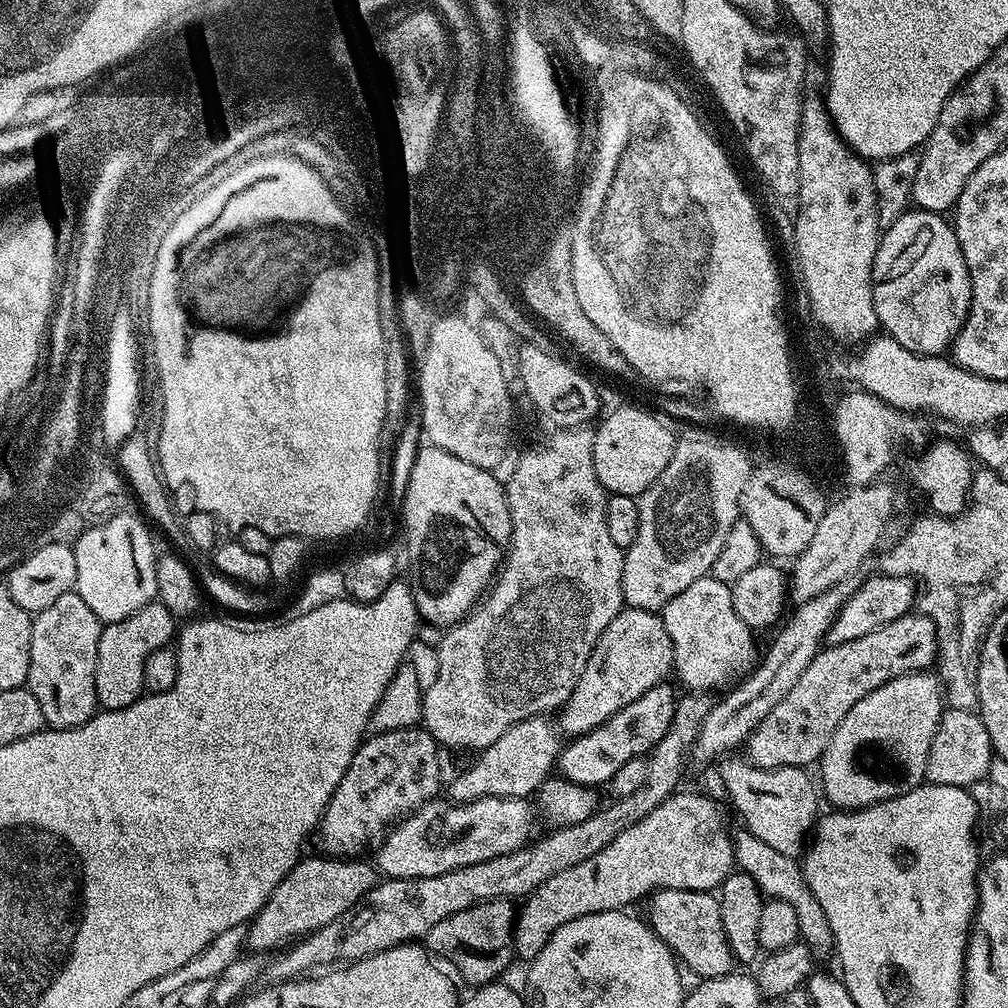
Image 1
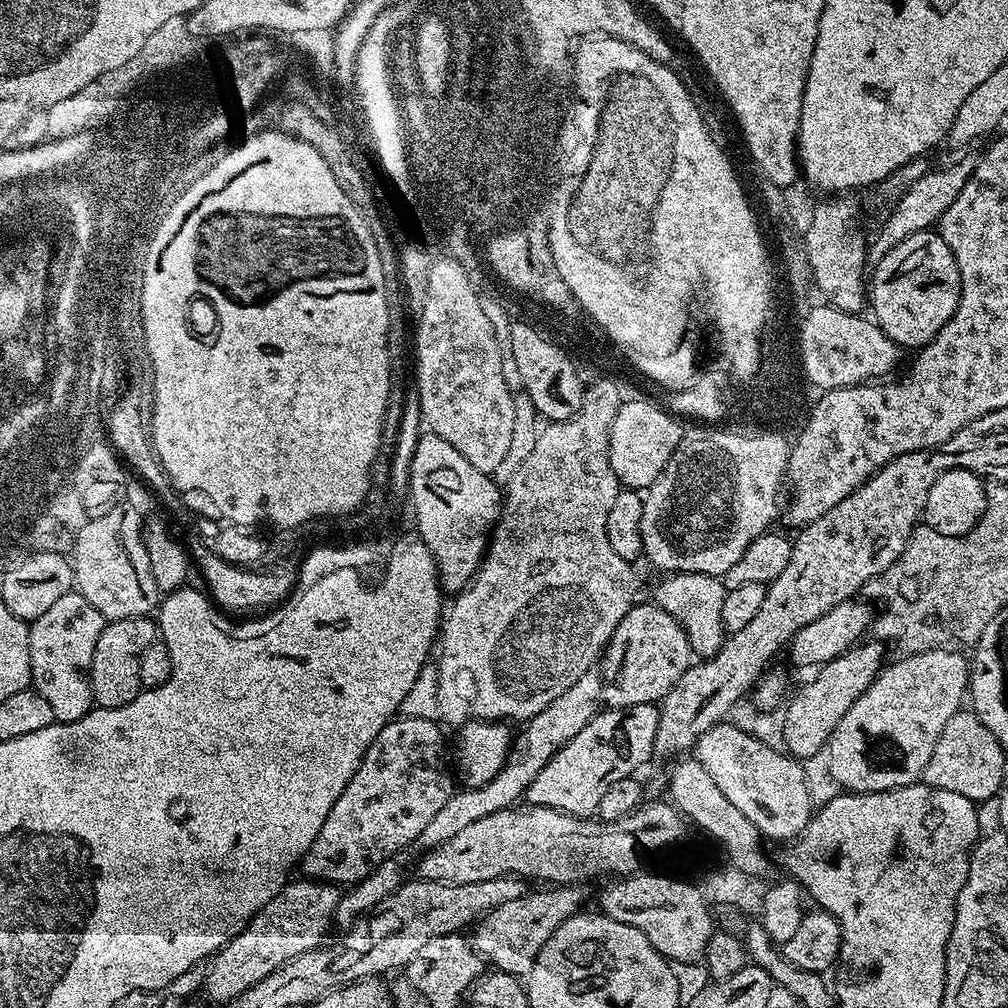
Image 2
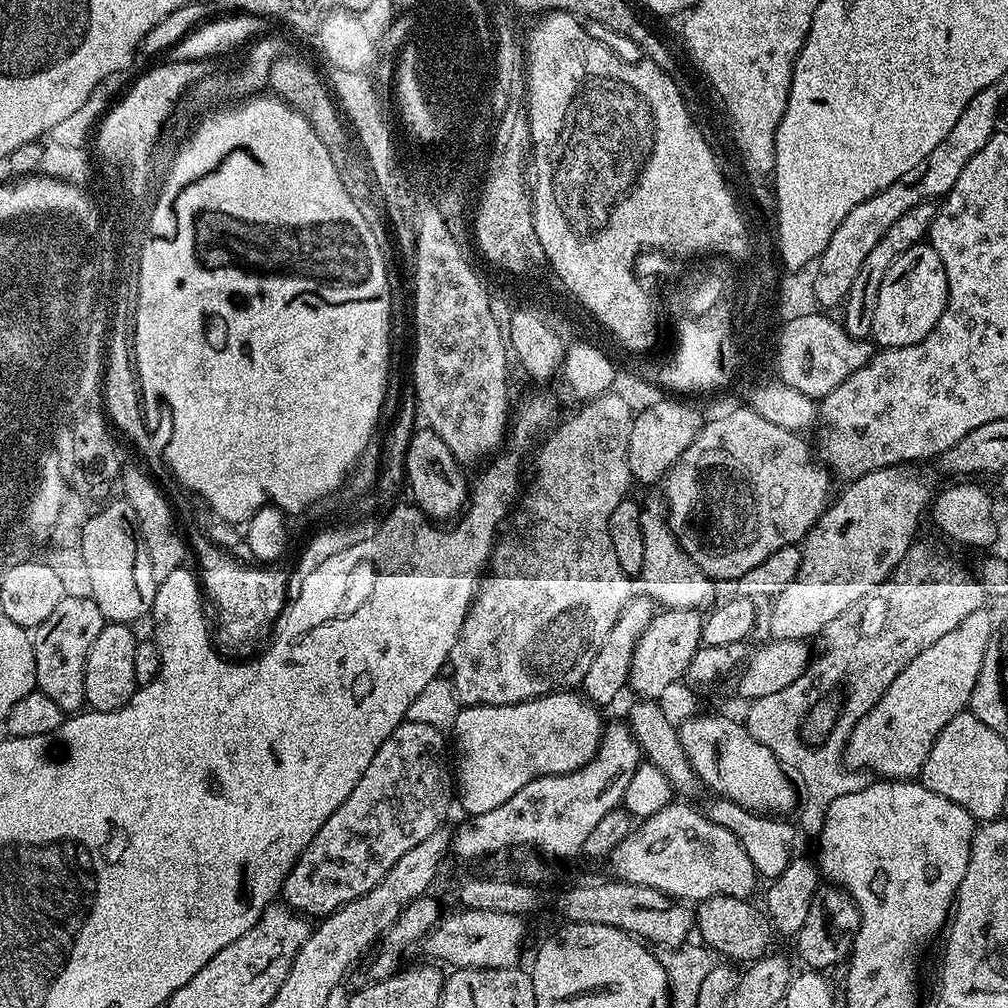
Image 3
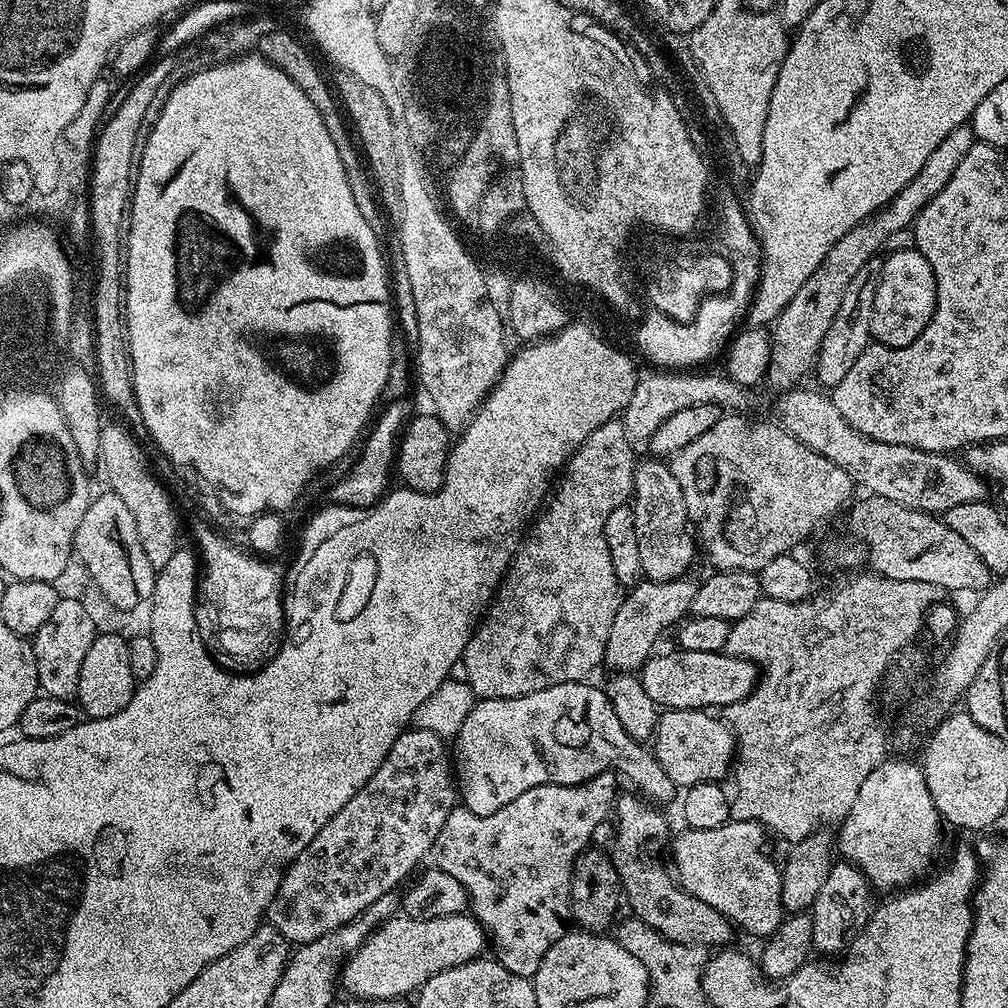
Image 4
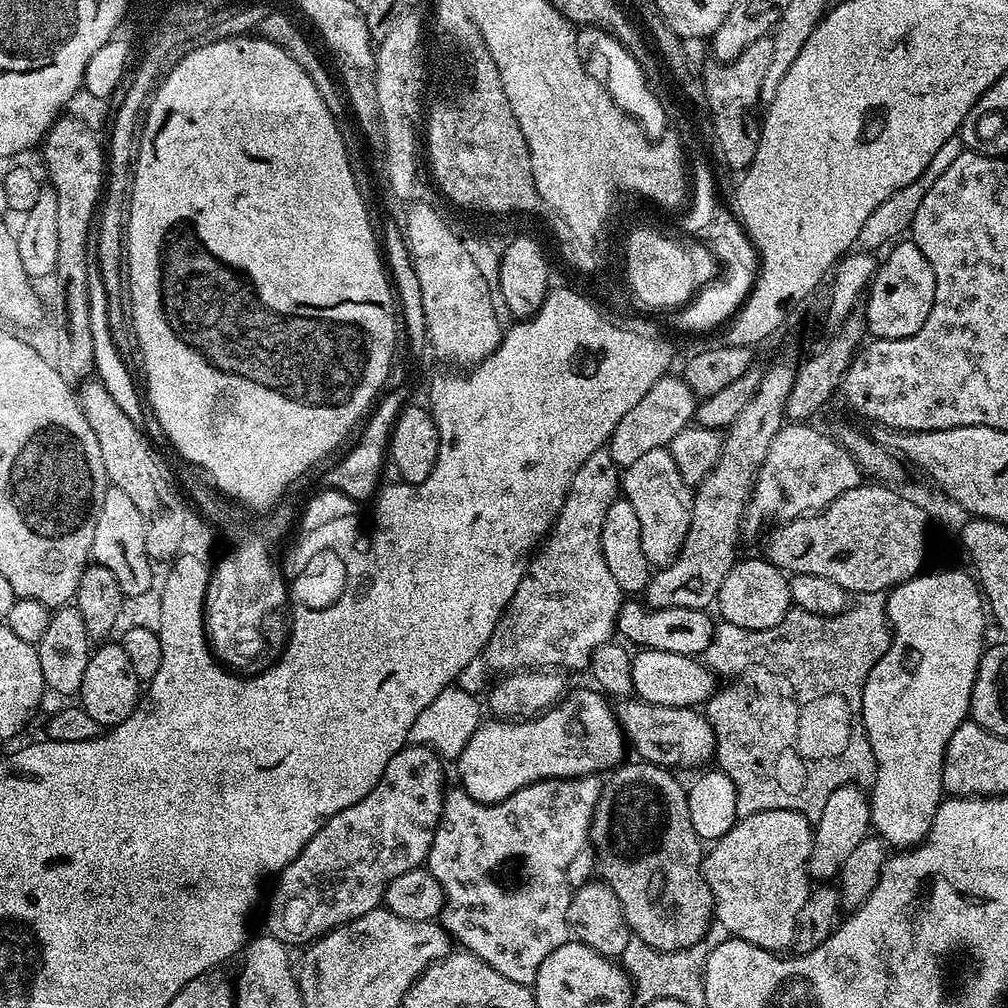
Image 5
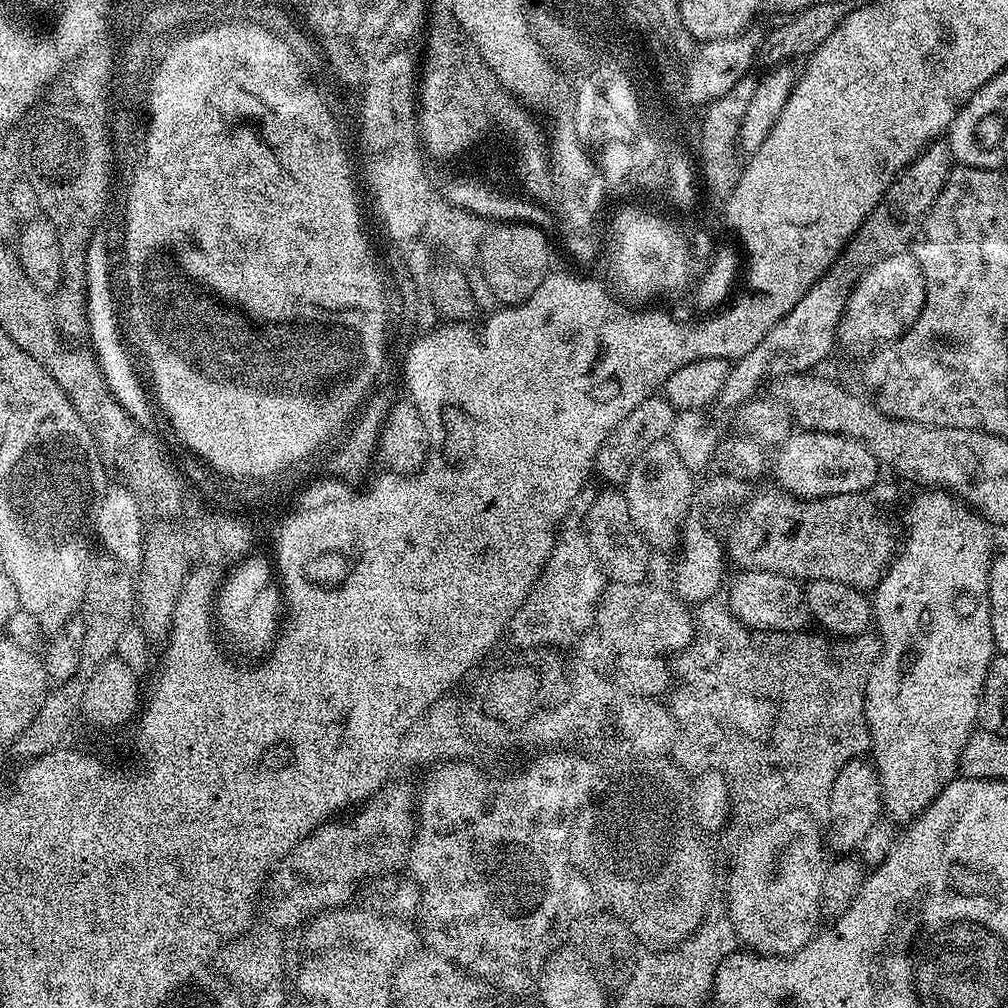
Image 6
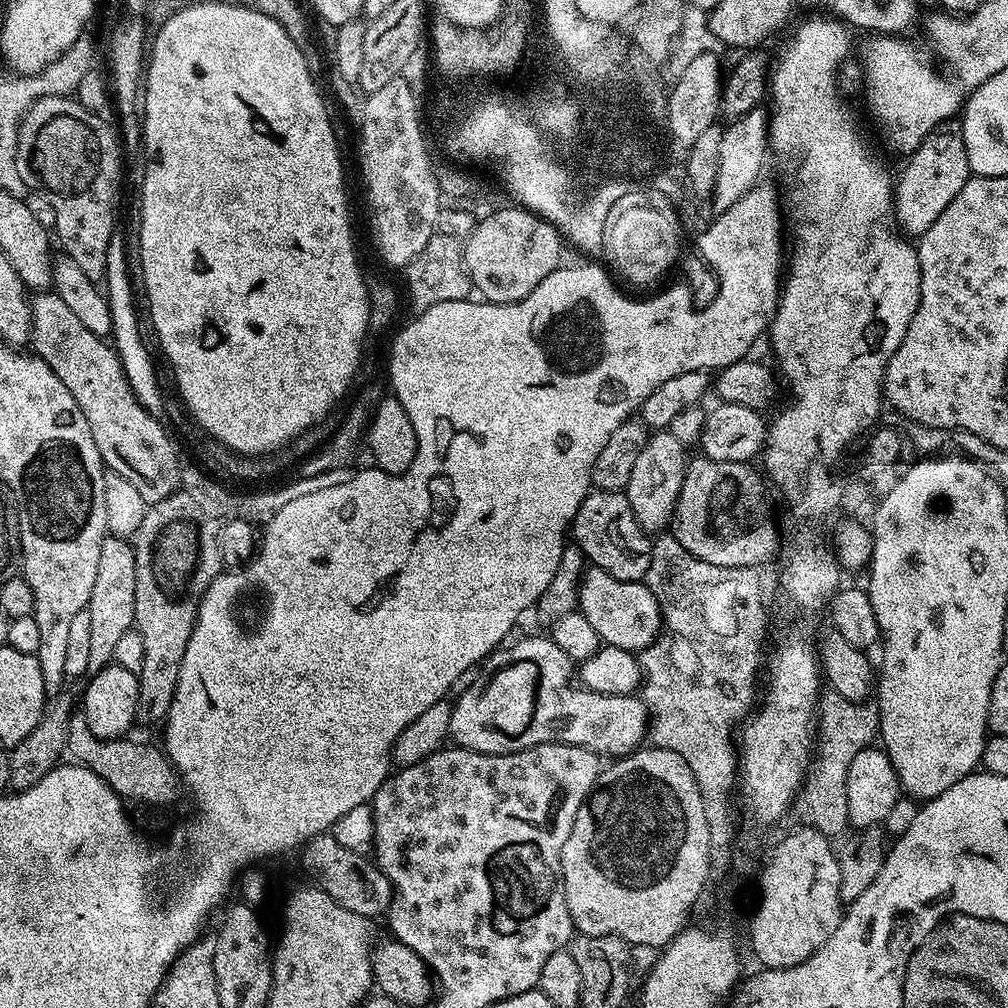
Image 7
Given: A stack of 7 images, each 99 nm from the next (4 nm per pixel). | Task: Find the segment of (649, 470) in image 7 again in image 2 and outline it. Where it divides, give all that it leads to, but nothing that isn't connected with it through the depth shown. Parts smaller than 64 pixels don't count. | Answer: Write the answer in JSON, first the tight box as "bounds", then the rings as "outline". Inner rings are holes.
{"bounds":[654,572,726,658],"outline":[[[678,572],[665,575],[661,580],[664,581],[656,588],[654,603],[679,622],[680,629],[689,640],[691,651],[697,657],[707,658],[714,655],[726,635],[722,622],[722,606],[726,595],[723,579],[701,572]]]}

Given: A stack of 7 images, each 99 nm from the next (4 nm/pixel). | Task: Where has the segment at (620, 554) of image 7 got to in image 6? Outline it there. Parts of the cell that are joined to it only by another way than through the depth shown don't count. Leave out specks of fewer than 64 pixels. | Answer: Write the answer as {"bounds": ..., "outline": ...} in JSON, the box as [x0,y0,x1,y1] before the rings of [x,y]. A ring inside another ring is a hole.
{"bounds":[586,490,648,584],"outline":[[[604,490],[596,496],[596,501],[588,508],[586,531],[592,553],[600,563],[600,569],[612,584],[642,584],[648,577],[648,544],[638,534],[634,518],[630,518],[630,506],[626,506],[623,491]]]}

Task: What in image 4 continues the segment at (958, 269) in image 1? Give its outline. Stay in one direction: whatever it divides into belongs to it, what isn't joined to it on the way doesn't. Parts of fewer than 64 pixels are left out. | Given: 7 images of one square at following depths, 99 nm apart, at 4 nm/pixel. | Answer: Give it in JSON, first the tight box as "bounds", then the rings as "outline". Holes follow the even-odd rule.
{"bounds":[872,246,936,348],"outline":[[[908,246],[905,252],[896,252],[880,269],[880,281],[874,298],[872,338],[877,344],[891,348],[910,346],[930,322],[936,309],[936,279],[930,262],[915,247]]]}

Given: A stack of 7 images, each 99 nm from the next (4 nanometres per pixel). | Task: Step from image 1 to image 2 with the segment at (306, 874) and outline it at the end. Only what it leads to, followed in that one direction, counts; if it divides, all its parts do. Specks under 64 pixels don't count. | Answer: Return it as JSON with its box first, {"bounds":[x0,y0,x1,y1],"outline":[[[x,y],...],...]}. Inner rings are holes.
{"bounds":[202,879,342,1006],"outline":[[[299,879],[285,884],[277,896],[270,898],[270,902],[258,910],[248,927],[243,928],[225,948],[211,957],[204,973],[202,992],[216,1006],[223,1006],[228,1000],[238,998],[238,994],[250,990],[250,986],[262,982],[262,978],[274,974],[274,970],[298,958],[298,954],[321,947],[323,940],[320,939],[327,934],[328,927],[333,927],[342,892],[334,884]]]}

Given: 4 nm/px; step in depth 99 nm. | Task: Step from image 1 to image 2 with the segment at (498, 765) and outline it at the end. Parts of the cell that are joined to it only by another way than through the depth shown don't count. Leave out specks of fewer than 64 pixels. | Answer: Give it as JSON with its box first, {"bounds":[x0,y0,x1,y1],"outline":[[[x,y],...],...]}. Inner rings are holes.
{"bounds":[415,670,603,850],"outline":[[[596,670],[582,674],[582,678],[578,678],[578,682],[570,686],[570,690],[566,690],[566,694],[554,698],[554,702],[550,702],[546,710],[531,716],[521,727],[524,729],[518,734],[515,733],[504,765],[494,778],[477,788],[465,787],[462,792],[453,791],[446,806],[442,806],[442,810],[438,810],[438,814],[434,814],[430,822],[426,822],[426,830],[418,834],[415,847],[420,850],[436,848],[452,838],[454,834],[458,834],[458,830],[478,822],[478,818],[486,818],[486,814],[494,814],[503,808],[513,807],[523,797],[530,782],[538,778],[538,770],[542,770],[542,766],[546,766],[546,762],[554,758],[556,751],[566,746],[566,742],[570,742],[570,738],[574,738],[574,734],[578,734],[578,730],[582,730],[582,726],[586,726],[586,722],[590,722],[597,712],[601,711],[603,695],[603,675]]]}

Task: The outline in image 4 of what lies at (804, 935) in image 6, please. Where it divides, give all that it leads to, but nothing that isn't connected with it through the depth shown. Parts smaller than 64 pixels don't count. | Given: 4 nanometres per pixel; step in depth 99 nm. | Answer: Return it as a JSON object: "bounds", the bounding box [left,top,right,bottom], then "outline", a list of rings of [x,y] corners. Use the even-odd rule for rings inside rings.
{"bounds":[670,818,786,938],"outline":[[[732,818],[716,829],[685,827],[683,831],[670,840],[671,867],[680,887],[717,908],[737,929],[745,928],[752,936],[767,938],[777,932],[786,918],[782,868],[764,849],[764,825]]]}

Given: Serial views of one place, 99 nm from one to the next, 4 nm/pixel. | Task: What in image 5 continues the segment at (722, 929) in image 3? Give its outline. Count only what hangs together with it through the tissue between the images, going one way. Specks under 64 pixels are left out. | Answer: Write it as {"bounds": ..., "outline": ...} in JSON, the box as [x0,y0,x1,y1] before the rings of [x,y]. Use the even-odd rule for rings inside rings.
{"bounds":[588,762,714,952],"outline":[[[647,762],[628,763],[621,763],[608,777],[613,776],[608,781],[606,779],[603,781],[600,797],[594,806],[594,814],[588,827],[588,844],[590,849],[592,848],[593,854],[596,855],[596,868],[600,871],[597,872],[599,879],[608,884],[610,890],[614,890],[614,894],[618,894],[618,902],[622,902],[622,914],[626,918],[631,935],[635,939],[642,941],[647,948],[655,948],[657,952],[681,952],[684,948],[694,946],[697,942],[704,939],[708,929],[713,927],[714,924],[714,905],[712,895],[708,892],[707,884],[703,882],[692,884],[692,872],[699,873],[702,868],[702,841],[698,834],[694,832],[694,827],[690,824],[685,785],[680,785],[672,777],[675,775],[669,769],[662,768],[658,764]]]}

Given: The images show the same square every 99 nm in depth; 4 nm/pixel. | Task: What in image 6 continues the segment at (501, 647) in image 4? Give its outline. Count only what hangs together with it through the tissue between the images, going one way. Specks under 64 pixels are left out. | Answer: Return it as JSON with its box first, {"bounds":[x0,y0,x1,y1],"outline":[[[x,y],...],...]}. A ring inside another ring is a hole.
{"bounds":[510,518,606,650],"outline":[[[575,518],[569,519],[556,534],[556,545],[548,564],[536,587],[529,594],[526,602],[516,612],[516,619],[510,625],[511,635],[516,635],[516,640],[524,650],[540,650],[545,646],[560,646],[556,644],[575,645],[585,632],[589,631],[596,622],[596,610],[600,606],[606,591],[606,577],[600,569],[600,563],[594,558],[592,547],[588,541],[587,531]]]}

